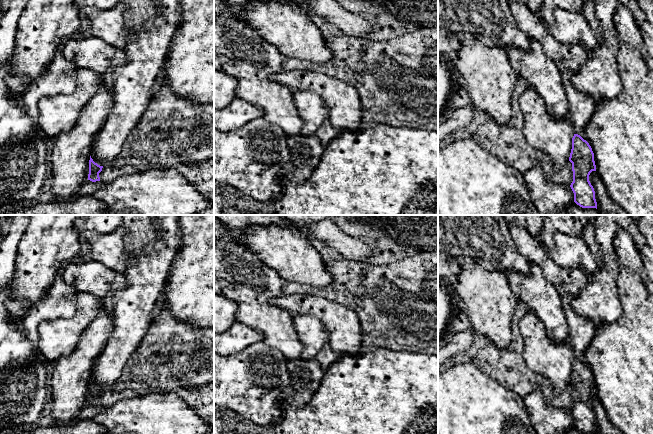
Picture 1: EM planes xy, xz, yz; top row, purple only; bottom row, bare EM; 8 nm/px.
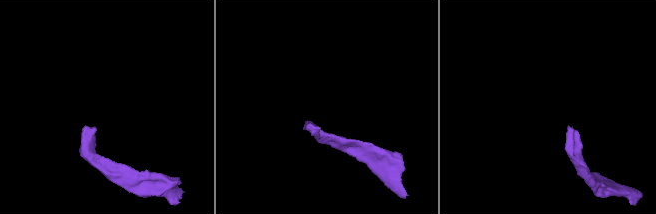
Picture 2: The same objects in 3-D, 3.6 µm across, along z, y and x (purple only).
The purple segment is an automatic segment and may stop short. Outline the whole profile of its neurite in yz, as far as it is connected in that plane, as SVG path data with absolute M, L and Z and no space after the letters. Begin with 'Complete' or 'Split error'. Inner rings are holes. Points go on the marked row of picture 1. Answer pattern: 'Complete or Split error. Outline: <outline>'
Split error. Outline: M561 72L561 79L569 101L570 121L574 129L572 149L569 161L572 163L573 182L570 187L574 193L574 202L582 208L596 208L595 191L589 181L589 175L596 171L594 153L581 134L592 118L596 101L589 95L576 90L570 82L574 72Z

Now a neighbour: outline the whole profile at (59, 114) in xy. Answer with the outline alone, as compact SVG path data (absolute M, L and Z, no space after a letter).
M92 70L76 71L75 89L71 94L42 98L39 125L50 140L60 133L73 129L79 116L103 83L103 75Z

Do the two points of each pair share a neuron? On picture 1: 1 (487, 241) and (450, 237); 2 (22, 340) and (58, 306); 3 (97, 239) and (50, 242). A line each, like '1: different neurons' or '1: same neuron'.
1: same neuron
2: same neuron
3: different neurons

